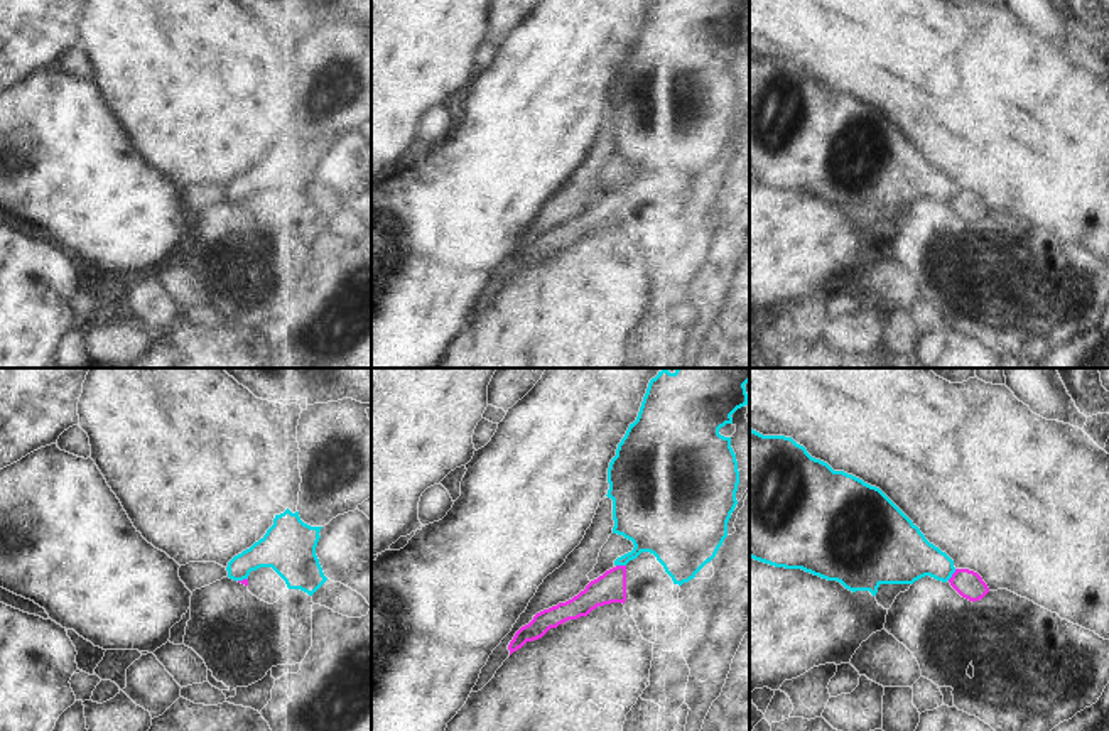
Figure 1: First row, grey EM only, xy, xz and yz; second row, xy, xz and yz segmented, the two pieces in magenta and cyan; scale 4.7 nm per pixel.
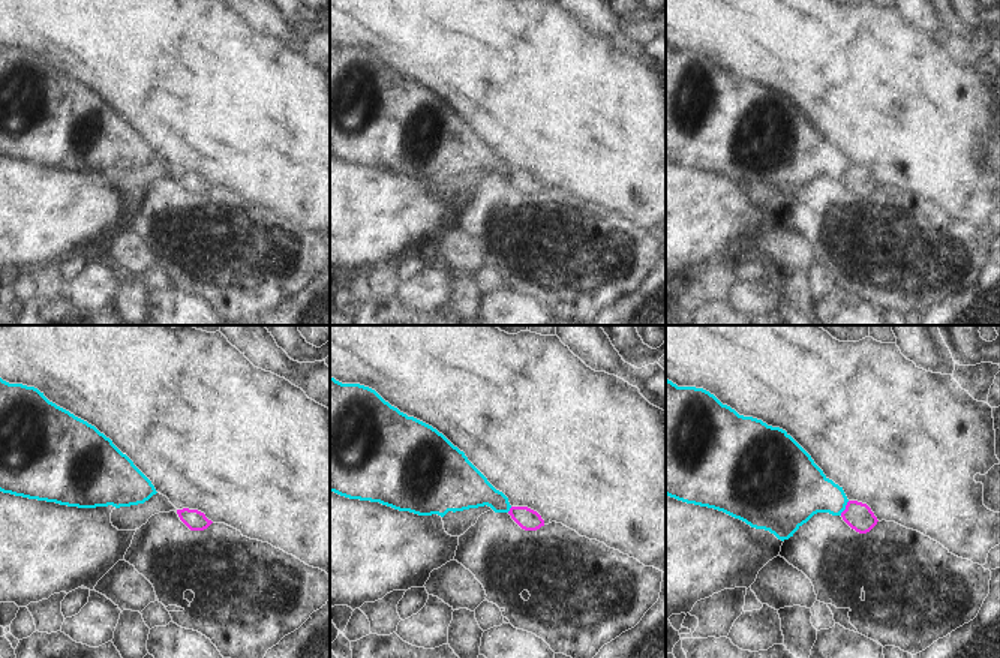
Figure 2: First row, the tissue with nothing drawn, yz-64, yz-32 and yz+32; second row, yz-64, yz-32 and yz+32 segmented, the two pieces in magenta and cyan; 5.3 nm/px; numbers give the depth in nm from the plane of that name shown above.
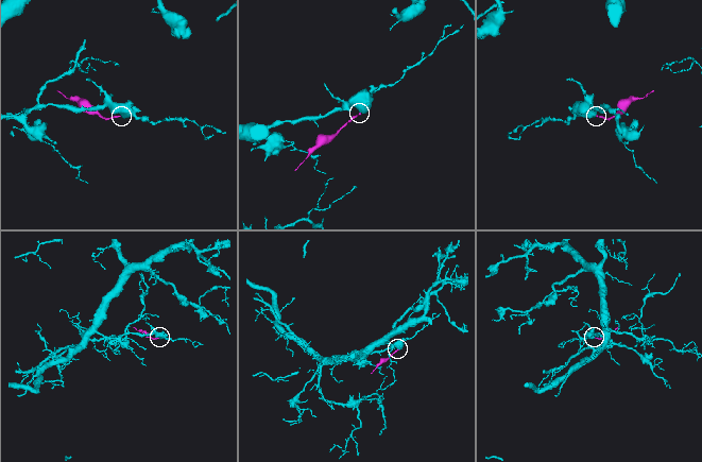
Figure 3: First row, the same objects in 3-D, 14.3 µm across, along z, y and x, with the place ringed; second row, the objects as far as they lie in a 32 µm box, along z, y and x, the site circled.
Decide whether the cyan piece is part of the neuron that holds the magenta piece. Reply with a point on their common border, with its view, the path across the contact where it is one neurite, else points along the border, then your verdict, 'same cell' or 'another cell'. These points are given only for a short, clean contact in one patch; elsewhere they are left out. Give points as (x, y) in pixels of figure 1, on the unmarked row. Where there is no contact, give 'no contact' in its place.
contact yz (952, 196); border yz (956, 191), (947, 201); another cell

